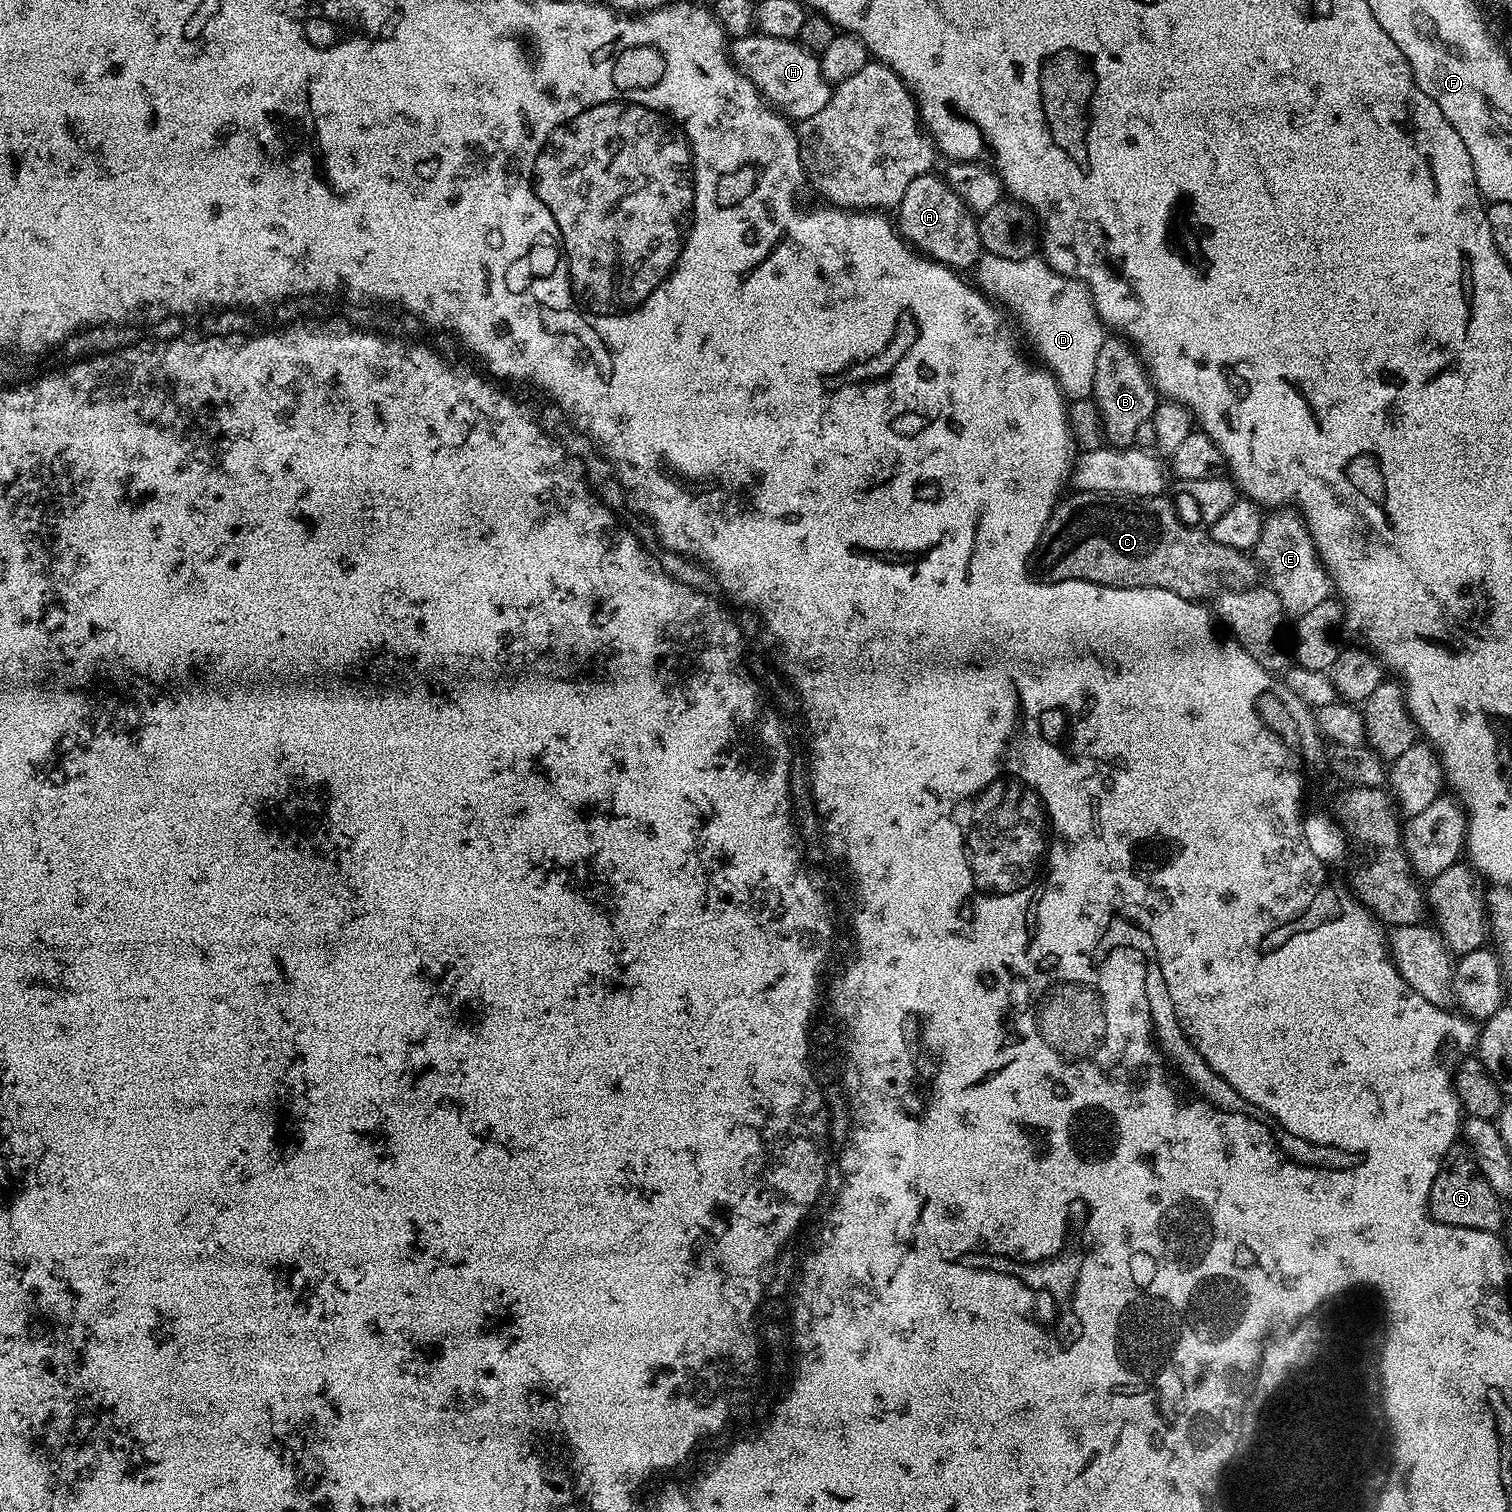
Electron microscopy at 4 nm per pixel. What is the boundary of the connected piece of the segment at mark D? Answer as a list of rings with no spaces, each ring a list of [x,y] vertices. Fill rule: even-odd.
[[[1036,254],[1025,260],[981,255],[974,275],[980,291],[1011,313],[1026,340],[1028,335],[1043,367],[1055,376],[1065,397],[1069,401],[1089,399],[1094,386],[1094,361],[1098,350],[1102,350],[1106,326],[1096,313],[1088,285],[1072,276],[1058,274]]]

